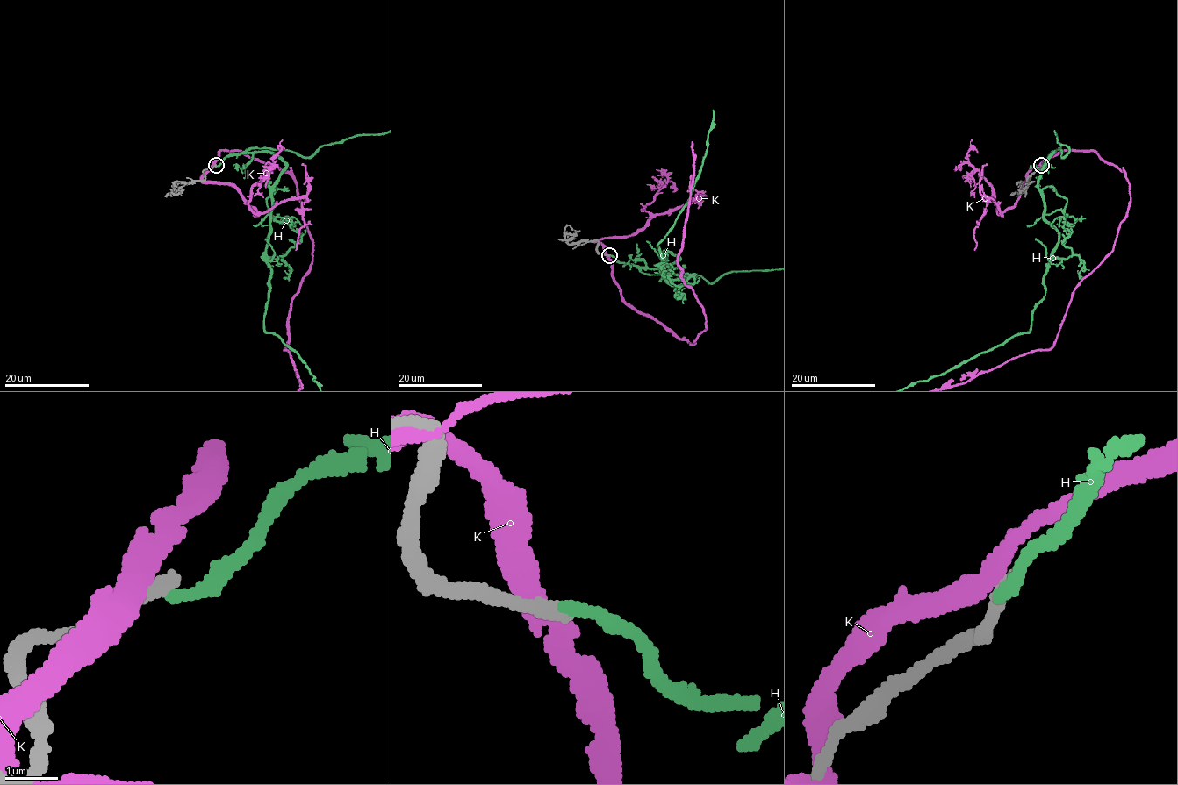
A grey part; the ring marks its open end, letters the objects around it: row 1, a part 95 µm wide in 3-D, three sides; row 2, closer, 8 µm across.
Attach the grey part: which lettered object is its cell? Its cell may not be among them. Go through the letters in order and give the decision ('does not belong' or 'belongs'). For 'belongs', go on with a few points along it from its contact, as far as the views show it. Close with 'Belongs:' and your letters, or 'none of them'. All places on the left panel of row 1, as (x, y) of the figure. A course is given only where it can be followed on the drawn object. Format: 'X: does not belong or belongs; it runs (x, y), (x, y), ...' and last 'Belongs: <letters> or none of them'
H: does not belong
K: does not belong
Belongs: none of them

